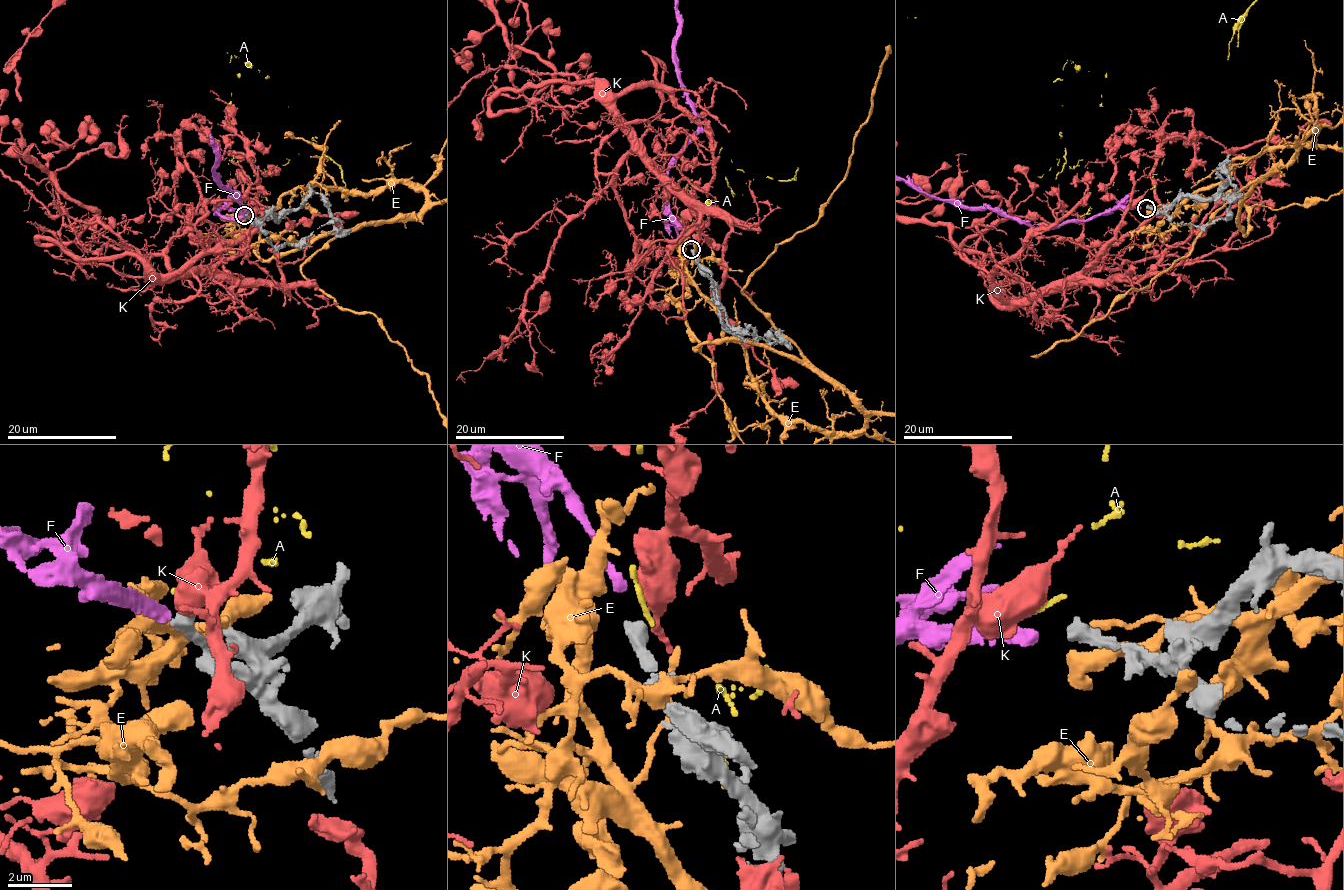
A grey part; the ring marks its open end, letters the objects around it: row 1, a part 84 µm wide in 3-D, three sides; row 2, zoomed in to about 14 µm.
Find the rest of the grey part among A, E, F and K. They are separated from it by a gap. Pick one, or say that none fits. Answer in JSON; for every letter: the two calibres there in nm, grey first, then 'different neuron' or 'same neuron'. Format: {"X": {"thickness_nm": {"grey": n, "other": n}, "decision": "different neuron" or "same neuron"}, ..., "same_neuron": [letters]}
{"A": {"thickness_nm": {"grey": 440, "other": 180}, "decision": "different neuron"}, "E": {"thickness_nm": {"grey": 440, "other": 480}, "decision": "different neuron"}, "F": {"thickness_nm": {"grey": 440, "other": 360}, "decision": "same neuron"}, "K": {"thickness_nm": {"grey": 440, "other": 700}, "decision": "different neuron"}, "same_neuron": ["F"]}

